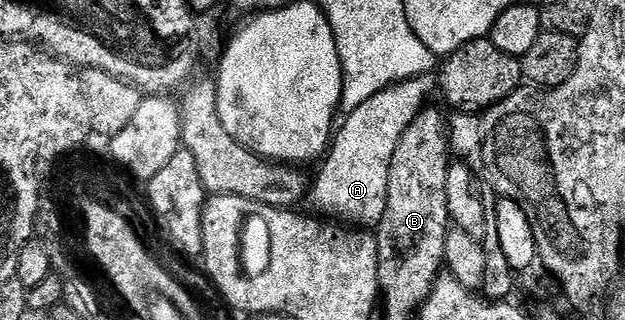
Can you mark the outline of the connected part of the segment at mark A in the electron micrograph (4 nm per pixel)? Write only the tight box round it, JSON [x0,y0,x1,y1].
[310,74,439,229]

